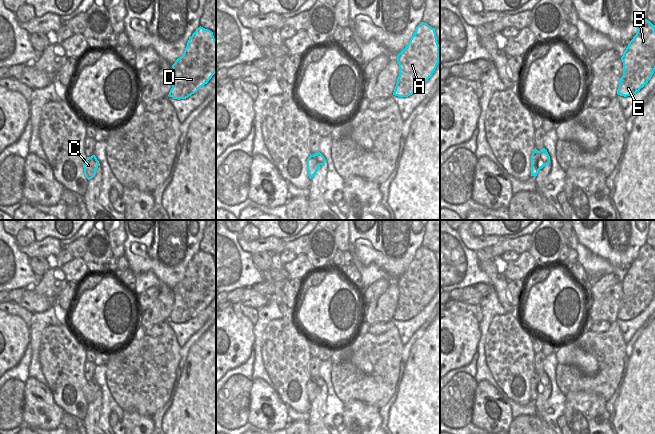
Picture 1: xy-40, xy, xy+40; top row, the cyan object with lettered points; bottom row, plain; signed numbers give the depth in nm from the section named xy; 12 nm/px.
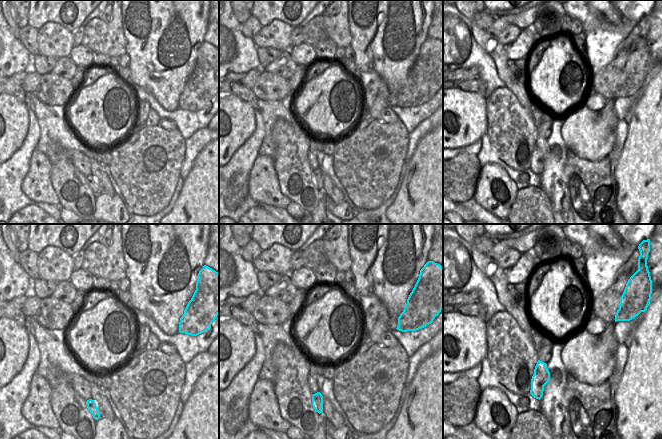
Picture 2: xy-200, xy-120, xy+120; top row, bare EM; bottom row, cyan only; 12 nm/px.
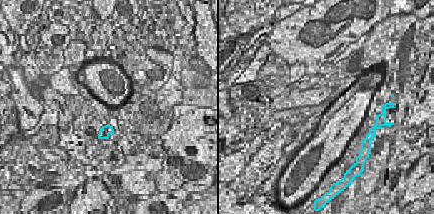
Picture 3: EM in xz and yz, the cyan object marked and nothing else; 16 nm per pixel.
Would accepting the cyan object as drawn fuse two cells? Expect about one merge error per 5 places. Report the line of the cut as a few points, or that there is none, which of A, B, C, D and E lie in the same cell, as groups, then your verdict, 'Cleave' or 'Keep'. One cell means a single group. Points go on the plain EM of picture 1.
No split. Groups: A B C D E. Keep.

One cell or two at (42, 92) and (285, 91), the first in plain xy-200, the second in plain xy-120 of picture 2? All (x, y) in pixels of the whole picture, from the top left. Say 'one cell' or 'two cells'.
one cell

